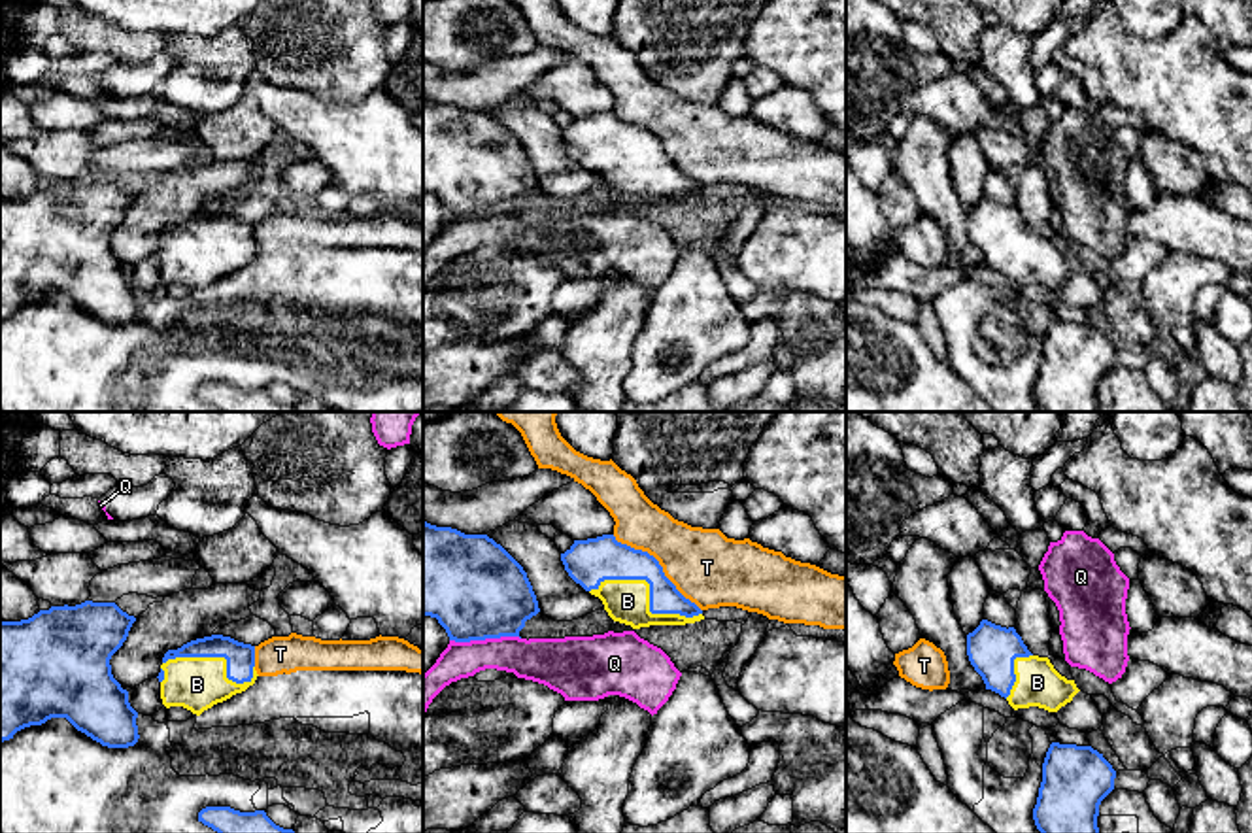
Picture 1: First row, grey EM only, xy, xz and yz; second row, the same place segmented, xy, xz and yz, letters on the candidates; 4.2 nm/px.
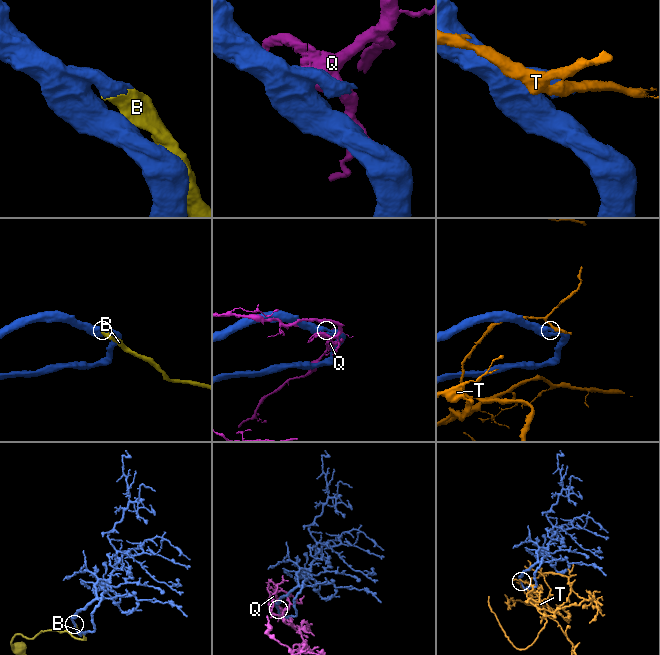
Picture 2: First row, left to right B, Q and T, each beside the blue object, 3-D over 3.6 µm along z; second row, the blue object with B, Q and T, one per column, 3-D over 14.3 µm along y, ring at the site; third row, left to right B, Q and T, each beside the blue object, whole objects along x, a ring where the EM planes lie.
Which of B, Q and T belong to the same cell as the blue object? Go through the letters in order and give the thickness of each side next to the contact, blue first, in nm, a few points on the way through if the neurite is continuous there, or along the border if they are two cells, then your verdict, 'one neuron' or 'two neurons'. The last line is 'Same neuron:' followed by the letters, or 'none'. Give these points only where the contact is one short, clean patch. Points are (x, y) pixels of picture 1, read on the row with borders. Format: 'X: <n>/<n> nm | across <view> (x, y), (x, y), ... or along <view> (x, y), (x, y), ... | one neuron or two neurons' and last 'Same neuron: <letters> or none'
B: 180/190 nm | one neuron
Q: 420/190 nm | two neurons
T: 190/320 nm | two neurons
Same neuron: B

